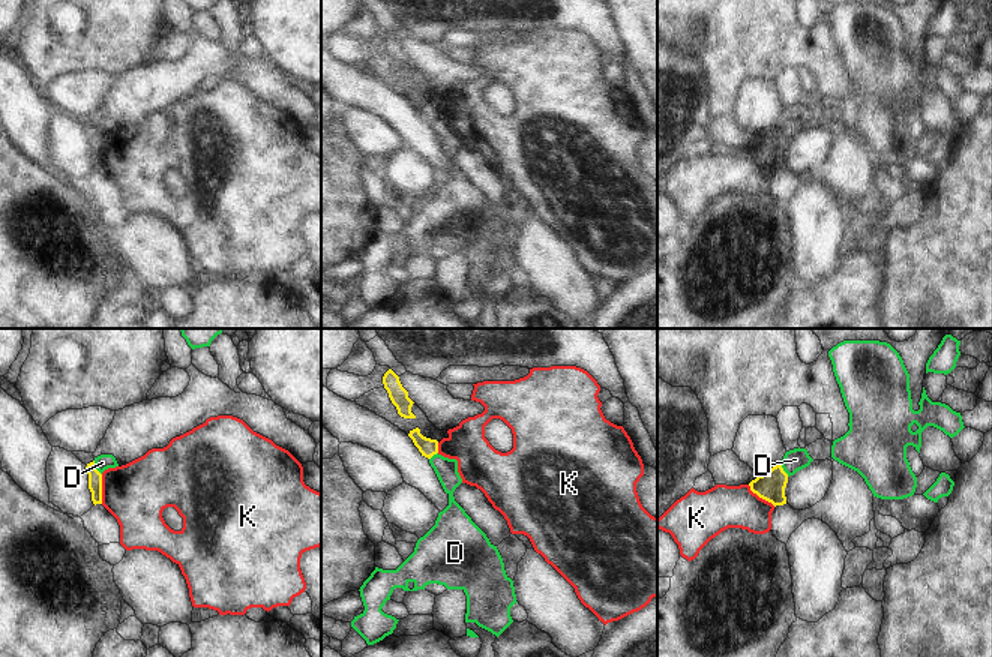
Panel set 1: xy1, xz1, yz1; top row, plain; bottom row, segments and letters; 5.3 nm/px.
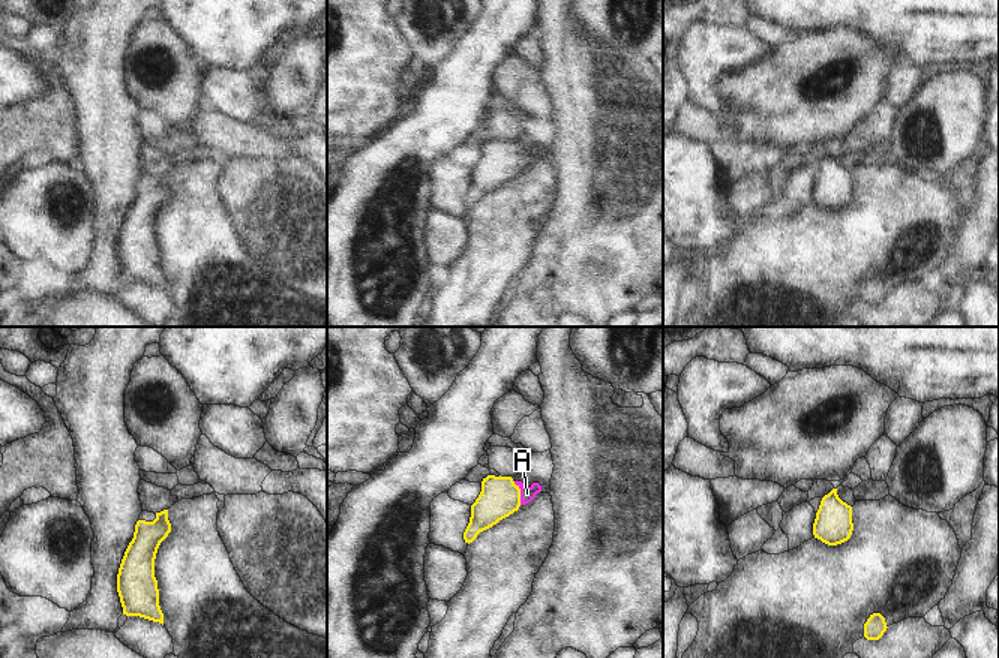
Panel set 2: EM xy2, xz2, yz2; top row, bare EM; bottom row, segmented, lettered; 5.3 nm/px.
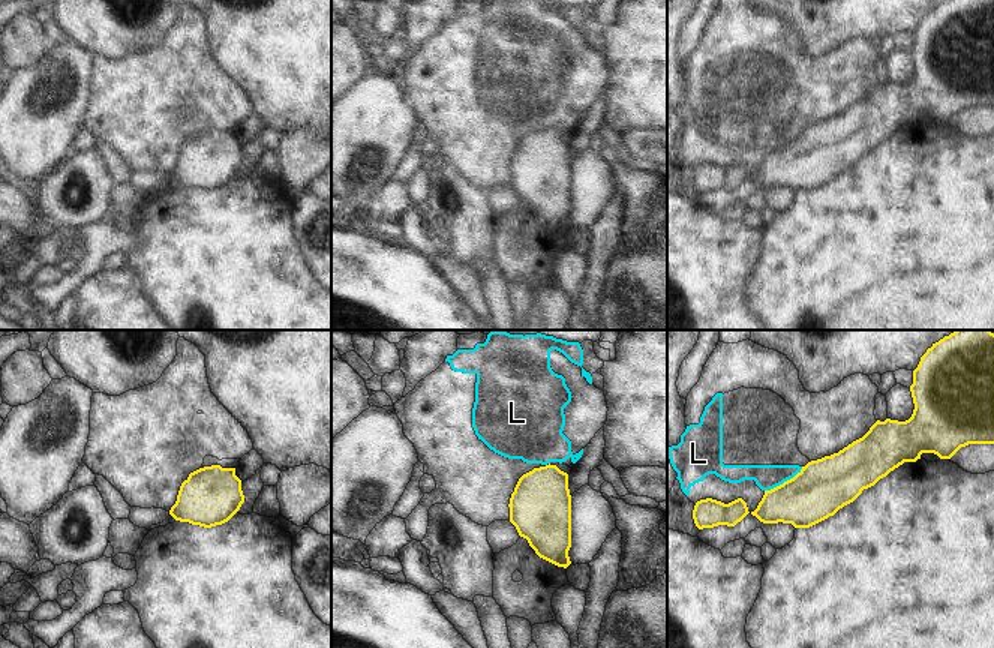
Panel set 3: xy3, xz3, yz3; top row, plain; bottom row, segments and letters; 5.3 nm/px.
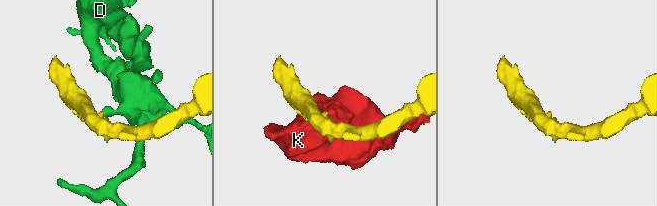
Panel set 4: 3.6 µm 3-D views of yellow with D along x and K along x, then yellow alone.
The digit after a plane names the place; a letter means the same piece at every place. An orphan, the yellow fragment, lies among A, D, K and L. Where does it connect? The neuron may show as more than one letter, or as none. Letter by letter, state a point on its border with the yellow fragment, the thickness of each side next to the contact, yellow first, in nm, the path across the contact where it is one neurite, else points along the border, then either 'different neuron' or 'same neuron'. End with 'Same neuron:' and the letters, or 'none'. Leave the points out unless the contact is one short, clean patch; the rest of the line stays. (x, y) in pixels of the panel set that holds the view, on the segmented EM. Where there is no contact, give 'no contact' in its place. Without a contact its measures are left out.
A: meets yellow in xz2 at (519, 493); 220 nm thick on the yellow side, 80 nm on the other; runs through xz2 (500, 496), (519, 493), (527, 493); same neuron
D: meets yellow in xy1 at (95, 468); 80 nm thick on the yellow side, 90 nm on the other; border along xy1 (93, 461), (101, 474); different neuron
K: meets yellow in xy1 at (101, 489); 80 nm thick on the yellow side, 340 nm on the other; border along xy1 (101, 474), (102, 503); different neuron
L: meets yellow in yz3 at (784, 482); 300 nm thick on the yellow side, 140 nm on the other; border along yz3 (802, 467), (792, 477), (765, 491); different neuron
Same neuron: A

